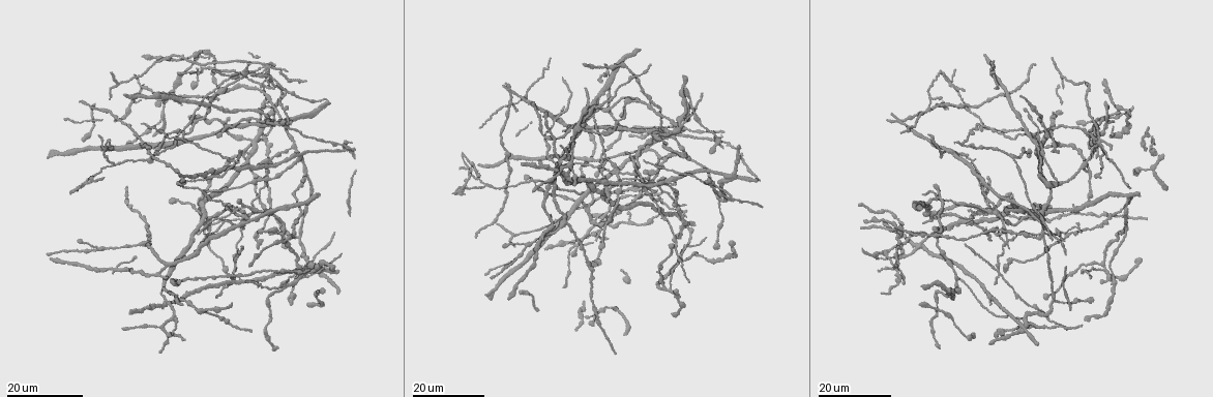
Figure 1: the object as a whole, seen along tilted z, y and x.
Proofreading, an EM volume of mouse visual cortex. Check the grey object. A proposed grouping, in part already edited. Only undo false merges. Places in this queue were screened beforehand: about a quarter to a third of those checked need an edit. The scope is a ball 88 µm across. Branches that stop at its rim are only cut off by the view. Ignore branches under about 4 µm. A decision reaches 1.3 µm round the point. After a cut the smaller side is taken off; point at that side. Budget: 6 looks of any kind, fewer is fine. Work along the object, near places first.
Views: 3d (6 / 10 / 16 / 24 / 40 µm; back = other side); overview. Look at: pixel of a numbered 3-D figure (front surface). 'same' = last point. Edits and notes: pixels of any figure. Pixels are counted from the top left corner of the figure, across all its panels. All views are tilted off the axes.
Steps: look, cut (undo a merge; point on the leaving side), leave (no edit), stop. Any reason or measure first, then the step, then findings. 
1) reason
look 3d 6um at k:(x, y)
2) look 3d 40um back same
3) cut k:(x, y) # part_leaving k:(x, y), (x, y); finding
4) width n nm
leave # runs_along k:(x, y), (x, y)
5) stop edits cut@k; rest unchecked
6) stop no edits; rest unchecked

look 3d 24um at 1:(990, 73)

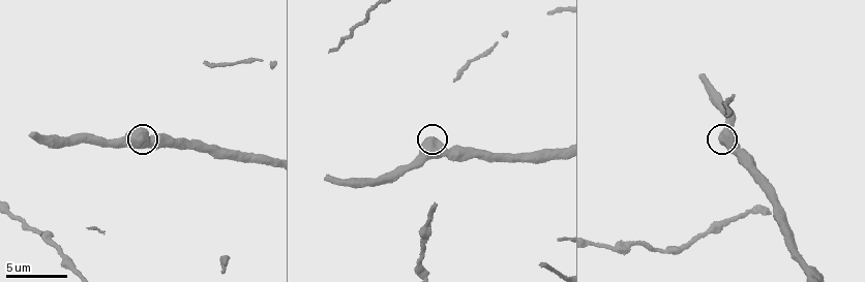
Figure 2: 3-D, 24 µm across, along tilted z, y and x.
look 3d 10um at 2:(146, 130)

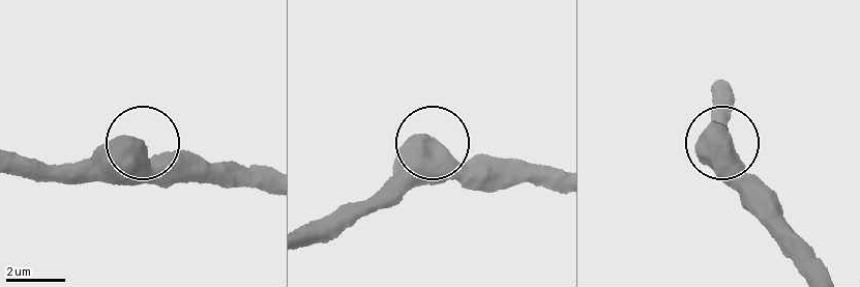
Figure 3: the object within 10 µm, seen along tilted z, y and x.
width 590 nm
leave # all the same neuron

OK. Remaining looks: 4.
a fork
look 3d 16um at 1:(525, 244)

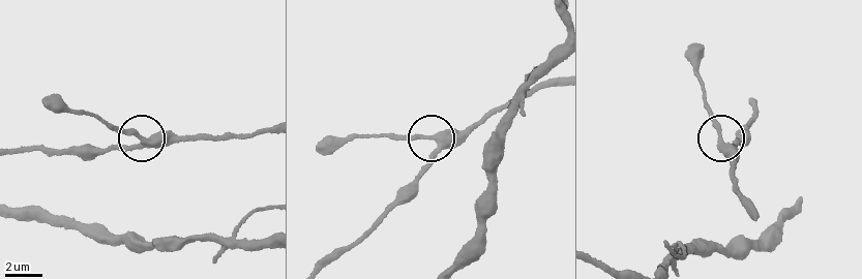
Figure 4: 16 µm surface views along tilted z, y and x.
look 3d 10um at 4:(146, 145)

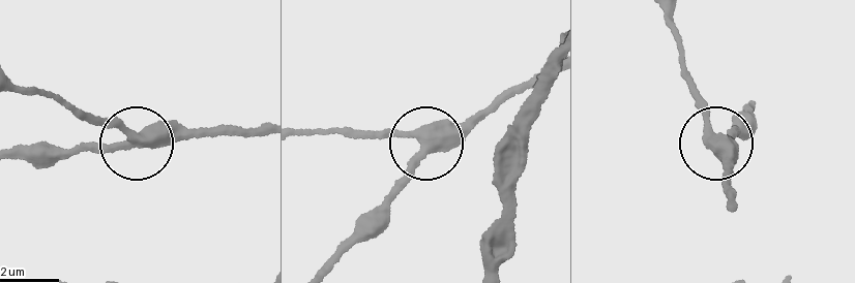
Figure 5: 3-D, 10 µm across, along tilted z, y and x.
leave # runs_along 5:(263, 131), (139, 140), (86, 111); all the same neuron

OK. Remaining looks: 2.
three arms meet
look 3d 16um at 1:(1105, 272)

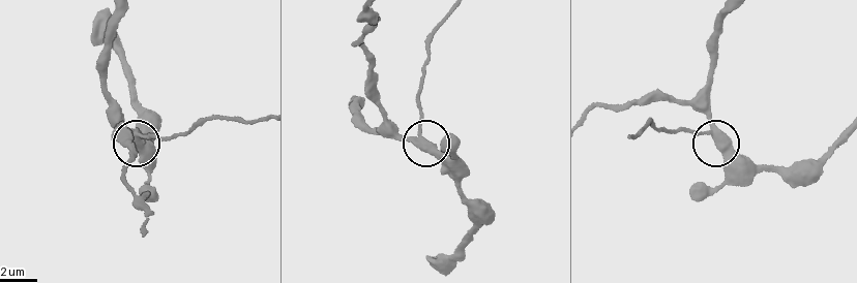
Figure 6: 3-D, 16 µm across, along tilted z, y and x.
look 3d 6um at 6:(136, 135)

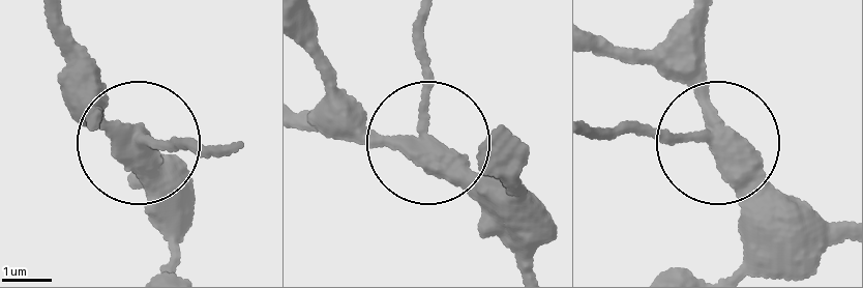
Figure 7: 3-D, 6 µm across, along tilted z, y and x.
side_arm 13 um; arms 3
cut 7:(178, 147) # two neurons meet here

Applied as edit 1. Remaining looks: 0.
stop edits cut@7; rest unchecked

